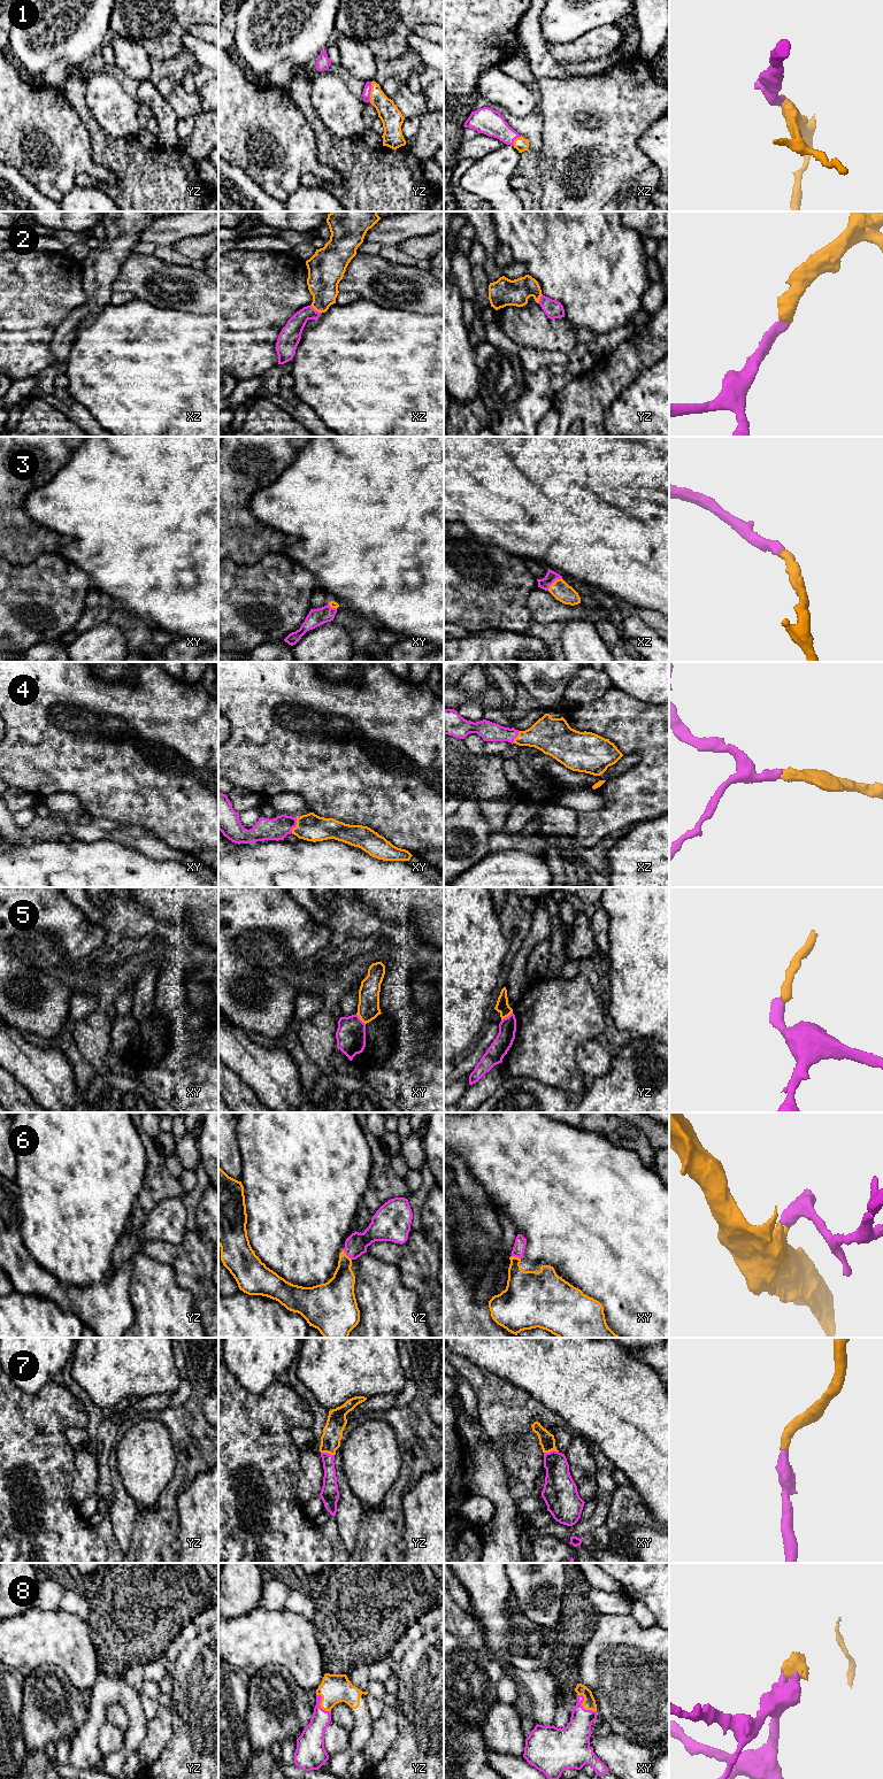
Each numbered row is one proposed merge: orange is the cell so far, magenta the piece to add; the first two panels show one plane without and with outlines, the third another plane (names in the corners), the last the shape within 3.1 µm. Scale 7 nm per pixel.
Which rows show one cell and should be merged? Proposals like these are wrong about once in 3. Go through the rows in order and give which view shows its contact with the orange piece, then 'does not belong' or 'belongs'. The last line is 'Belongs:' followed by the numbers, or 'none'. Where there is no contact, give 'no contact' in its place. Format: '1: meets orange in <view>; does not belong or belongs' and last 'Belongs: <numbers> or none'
1: meets orange in yz; belongs
2: meets orange in xz; belongs
3: meets orange in xz; belongs
4: meets orange in xy; belongs
5: meets orange in yz; does not belong
6: meets orange in yz; belongs
7: meets orange in xy; belongs
8: meets orange in xy; belongs
Belongs: 1, 2, 3, 4, 6, 7, 8

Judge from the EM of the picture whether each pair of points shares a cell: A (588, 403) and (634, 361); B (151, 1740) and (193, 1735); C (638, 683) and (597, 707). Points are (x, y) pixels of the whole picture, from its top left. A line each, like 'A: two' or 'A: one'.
A: one
B: two
C: two

